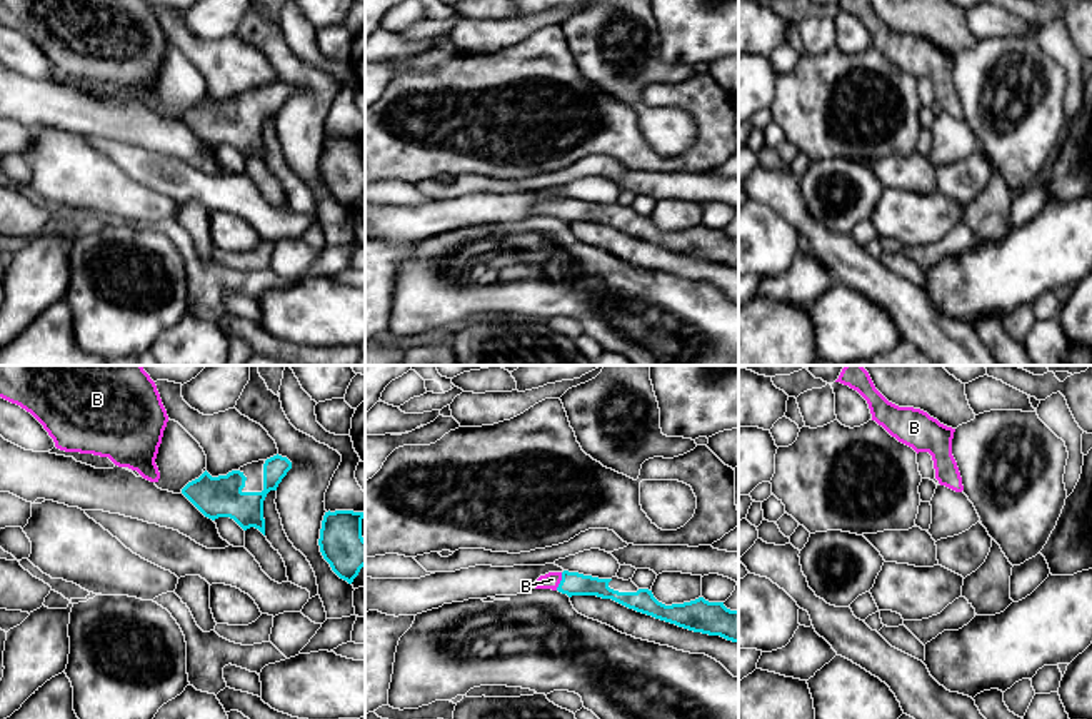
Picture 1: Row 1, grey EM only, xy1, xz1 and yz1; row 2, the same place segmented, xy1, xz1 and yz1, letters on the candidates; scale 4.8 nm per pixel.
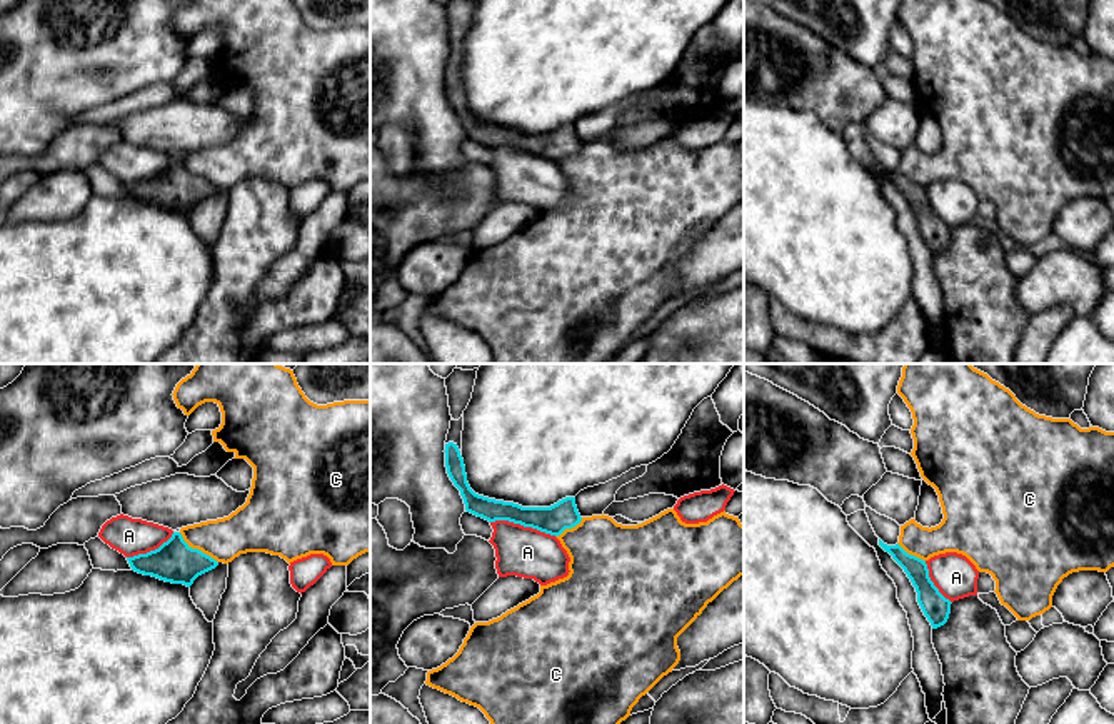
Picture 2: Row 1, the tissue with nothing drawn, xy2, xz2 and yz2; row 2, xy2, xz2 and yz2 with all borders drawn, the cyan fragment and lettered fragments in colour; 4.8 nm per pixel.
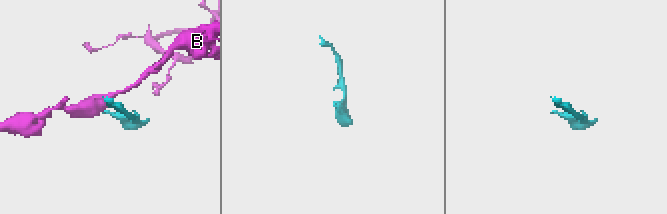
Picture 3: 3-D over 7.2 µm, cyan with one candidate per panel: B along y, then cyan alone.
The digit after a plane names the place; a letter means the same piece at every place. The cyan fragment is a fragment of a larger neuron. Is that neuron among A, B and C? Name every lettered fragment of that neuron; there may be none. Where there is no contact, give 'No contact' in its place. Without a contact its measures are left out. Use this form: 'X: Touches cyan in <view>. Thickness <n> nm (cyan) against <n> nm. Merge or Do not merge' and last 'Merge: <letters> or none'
A: Touches cyan in xz2. Thickness 140 nm (cyan) against 240 nm. Do not merge
B: Touches cyan in xz1. Thickness 110 nm (cyan) against 80 nm. Merge
C: Touches cyan in xy2. Thickness 200 nm (cyan) against 220 nm. Do not merge
Merge: B

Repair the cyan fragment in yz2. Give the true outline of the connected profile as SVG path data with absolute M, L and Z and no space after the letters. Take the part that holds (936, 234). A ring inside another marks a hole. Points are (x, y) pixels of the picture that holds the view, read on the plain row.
M879 165L879 172L892 182L911 205L917 219L917 229L932 255L944 252L949 245L952 229L931 207L926 187L907 180L899 170L887 172Z

